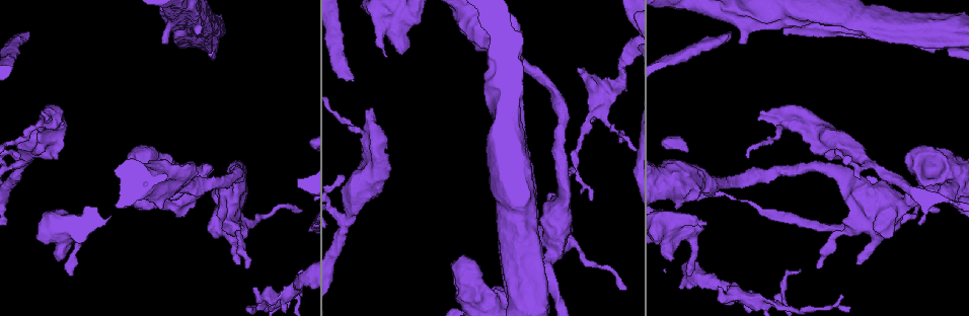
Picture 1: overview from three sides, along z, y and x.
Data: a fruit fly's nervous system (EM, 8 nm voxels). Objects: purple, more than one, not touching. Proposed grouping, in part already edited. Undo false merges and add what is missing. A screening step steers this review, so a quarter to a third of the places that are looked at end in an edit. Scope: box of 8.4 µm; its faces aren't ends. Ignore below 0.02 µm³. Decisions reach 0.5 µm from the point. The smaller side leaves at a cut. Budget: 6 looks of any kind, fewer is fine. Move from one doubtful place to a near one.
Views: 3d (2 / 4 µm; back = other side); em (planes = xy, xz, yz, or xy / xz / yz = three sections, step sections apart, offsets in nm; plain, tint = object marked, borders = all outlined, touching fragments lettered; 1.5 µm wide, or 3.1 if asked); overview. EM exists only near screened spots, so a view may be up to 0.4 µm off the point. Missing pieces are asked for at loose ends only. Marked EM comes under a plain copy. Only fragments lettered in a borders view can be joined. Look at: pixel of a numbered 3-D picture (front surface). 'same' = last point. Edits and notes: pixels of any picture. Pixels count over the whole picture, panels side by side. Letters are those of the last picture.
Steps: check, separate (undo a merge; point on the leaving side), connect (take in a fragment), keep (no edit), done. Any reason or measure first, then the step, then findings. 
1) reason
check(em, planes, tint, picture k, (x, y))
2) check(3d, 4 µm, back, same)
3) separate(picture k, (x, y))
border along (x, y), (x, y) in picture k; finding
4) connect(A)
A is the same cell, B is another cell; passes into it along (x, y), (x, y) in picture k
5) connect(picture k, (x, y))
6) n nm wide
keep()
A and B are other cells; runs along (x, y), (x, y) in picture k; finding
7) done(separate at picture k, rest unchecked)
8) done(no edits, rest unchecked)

free end
check(3d, 4 µm, back, picture 1, (705, 222))

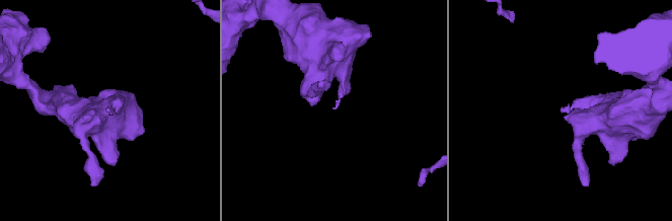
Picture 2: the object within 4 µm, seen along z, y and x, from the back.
check(em, yz, step 4, borders, picture 2, (335, 106))

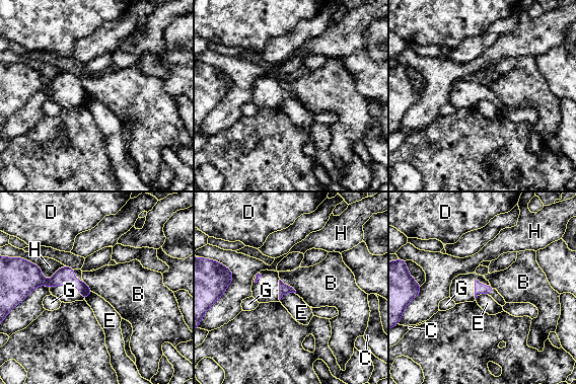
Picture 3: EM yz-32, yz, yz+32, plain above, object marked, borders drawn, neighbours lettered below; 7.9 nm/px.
H touches over 260 nm
keep()
B, C, D, E, G and H are other cells; none of them fits

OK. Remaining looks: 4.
branch stops here
check(3d, 4 µm, back, picture 1, (352, 81))

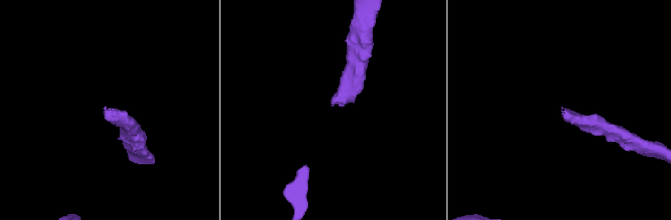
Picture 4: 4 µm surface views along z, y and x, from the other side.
check(em, xz, step 4, tint, picture 4, (105, 106))

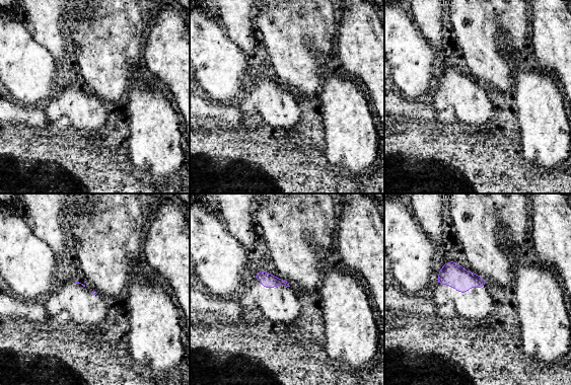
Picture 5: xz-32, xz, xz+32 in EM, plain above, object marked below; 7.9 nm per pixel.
cut it another way
check(em, planes, borders, same)

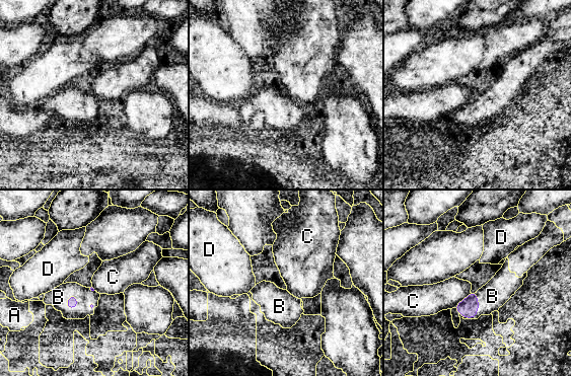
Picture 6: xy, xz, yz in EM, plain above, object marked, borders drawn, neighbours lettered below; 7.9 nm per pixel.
connect(B)
B is the same cell, A, C and D are other cells; it goes on there

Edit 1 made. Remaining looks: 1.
stops while still wide
check(em, planes, borders, picture 1, (739, 41))

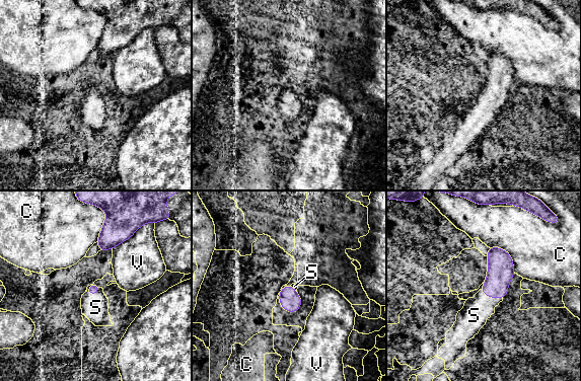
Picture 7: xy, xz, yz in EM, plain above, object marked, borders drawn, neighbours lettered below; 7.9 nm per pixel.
connect(S)
S is the same cell, C and V are other cells; passes into it along (93, 290), (93, 294), (95, 307) in picture 7; the neuron continues

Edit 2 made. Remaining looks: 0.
done(connect at picture 6, connect at picture 7, rest unchecked)

